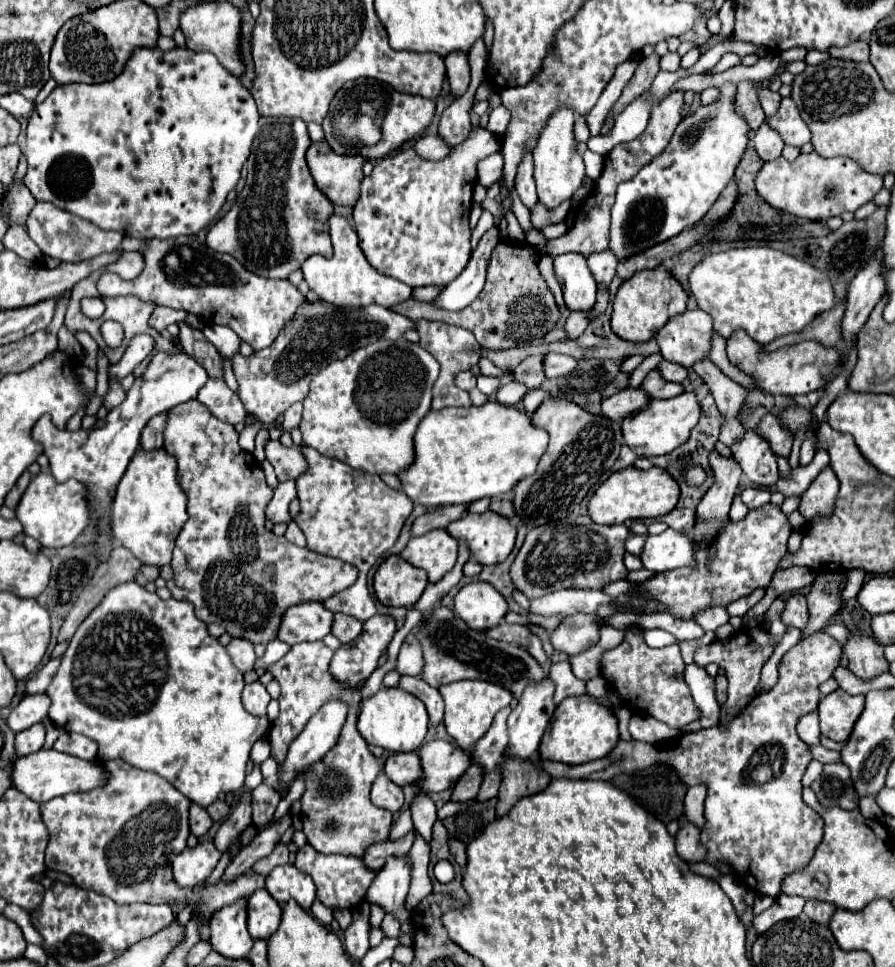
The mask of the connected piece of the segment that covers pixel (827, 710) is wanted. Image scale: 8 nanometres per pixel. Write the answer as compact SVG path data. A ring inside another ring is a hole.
M838 688L836 692L824 696L818 704L818 718L820 718L822 734L836 742L846 742L862 710L864 710L862 694L852 696Z

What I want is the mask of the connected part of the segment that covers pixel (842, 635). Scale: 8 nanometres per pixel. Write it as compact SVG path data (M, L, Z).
M828 624L820 631L831 635L842 645L846 643L846 640L848 640L848 629L844 624Z

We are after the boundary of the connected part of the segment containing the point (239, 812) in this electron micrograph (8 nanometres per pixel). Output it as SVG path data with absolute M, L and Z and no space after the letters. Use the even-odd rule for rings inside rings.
M246 790L238 802L238 806L232 810L232 814L226 818L226 822L218 828L216 836L214 836L214 844L220 852L226 852L232 842L236 842L236 838L252 824L250 818L252 810L250 810L250 790Z

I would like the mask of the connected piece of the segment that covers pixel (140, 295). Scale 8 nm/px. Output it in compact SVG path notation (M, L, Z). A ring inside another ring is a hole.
M124 236L122 248L140 252L144 256L144 262L146 262L144 270L136 280L130 280L130 282L124 282L124 280L98 280L98 292L100 294L104 294L106 298L110 298L110 296L136 296L142 302L150 302L154 306L166 306L166 308L174 308L174 310L194 312L194 314L198 314L202 318L204 318L204 314L212 314L210 316L212 324L230 326L254 350L268 348L276 340L276 336L284 328L284 324L292 318L292 314L296 312L300 302L306 300L298 292L298 288L294 284L290 284L288 280L260 278L260 276L244 270L244 266L240 266L240 262L234 262L232 256L208 250L196 238L138 240L138 238L132 238L132 236Z

